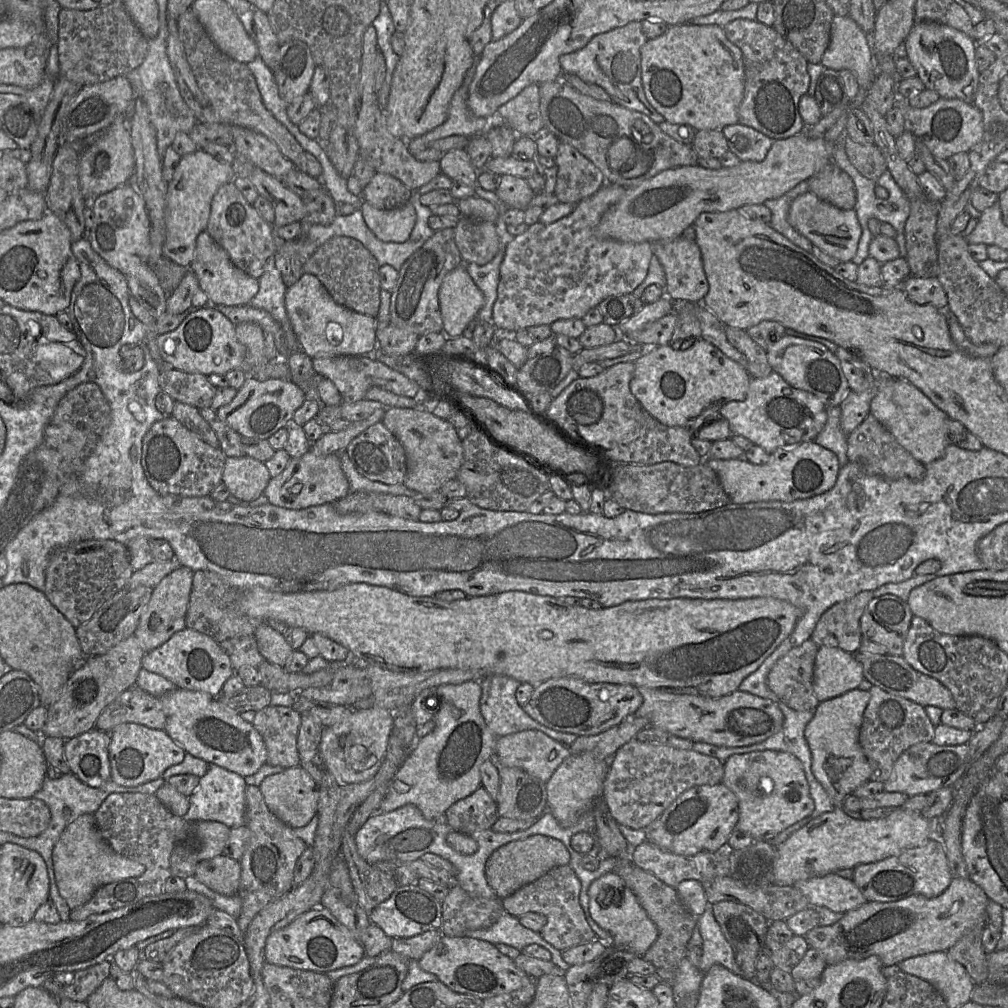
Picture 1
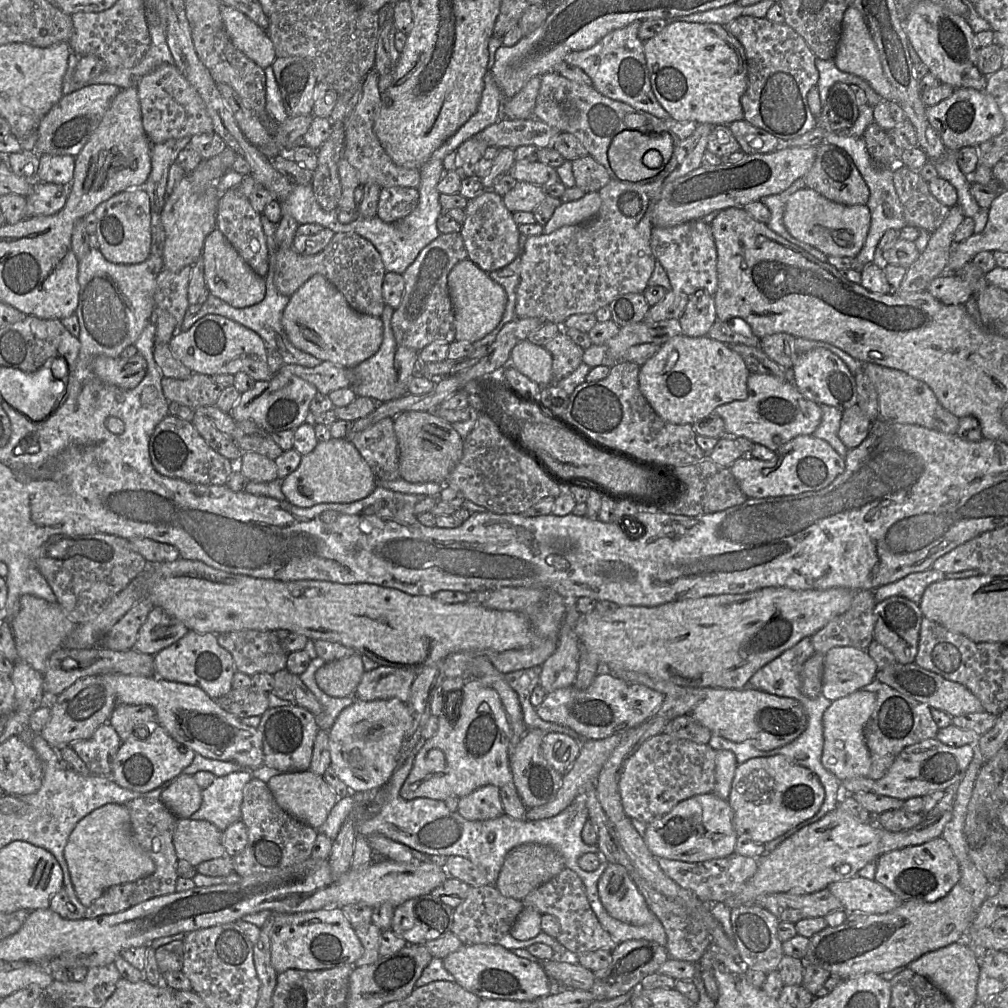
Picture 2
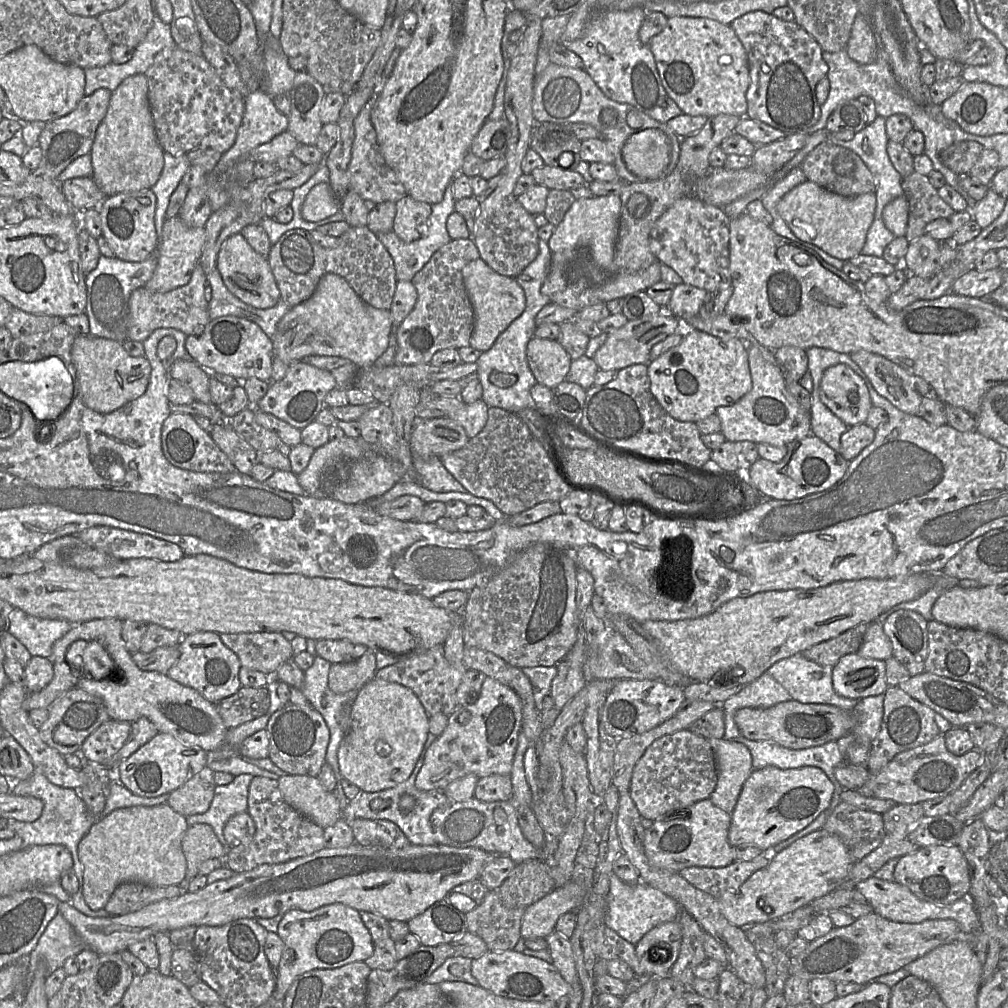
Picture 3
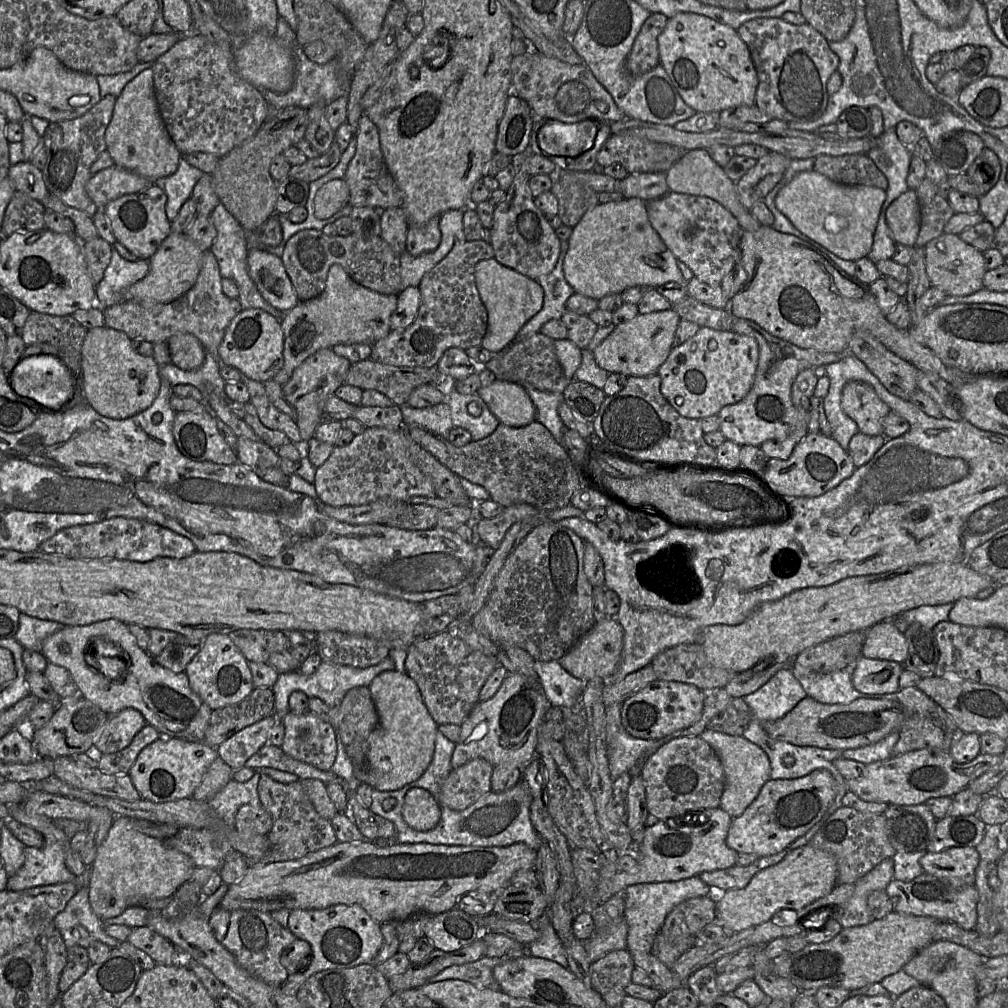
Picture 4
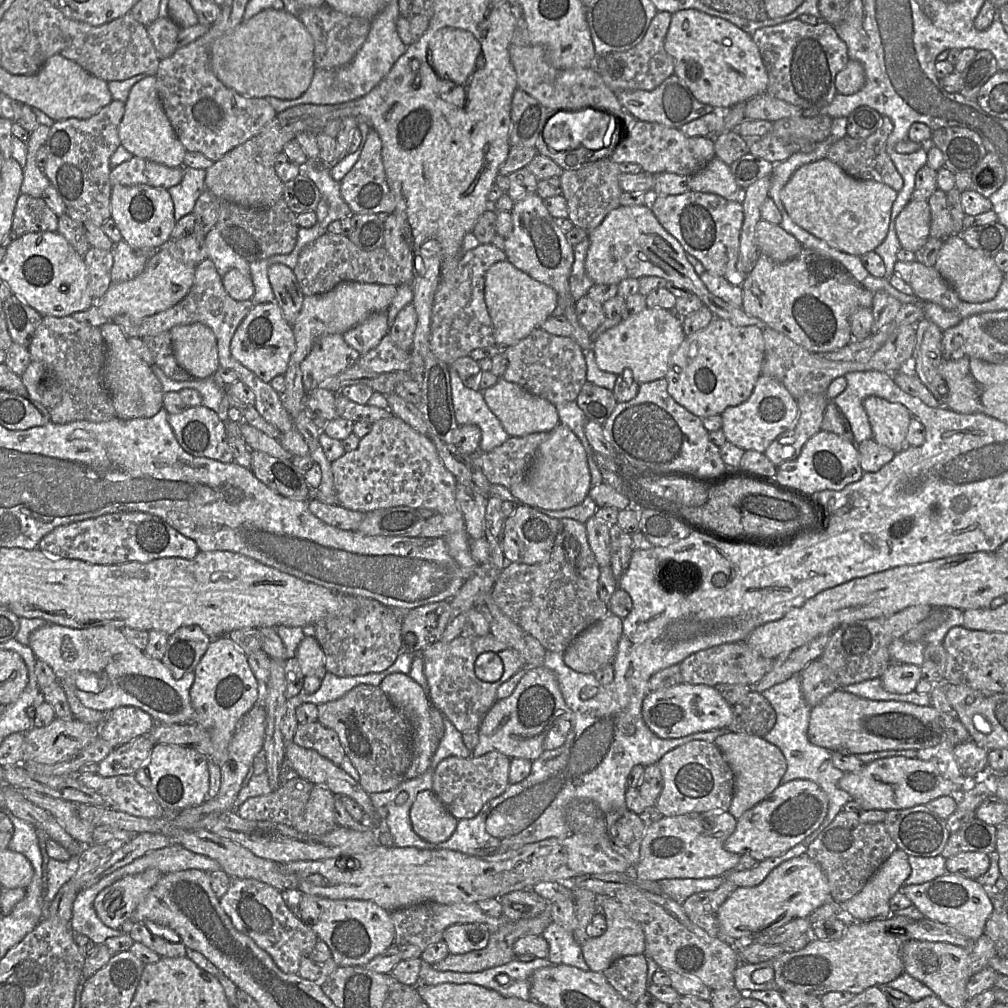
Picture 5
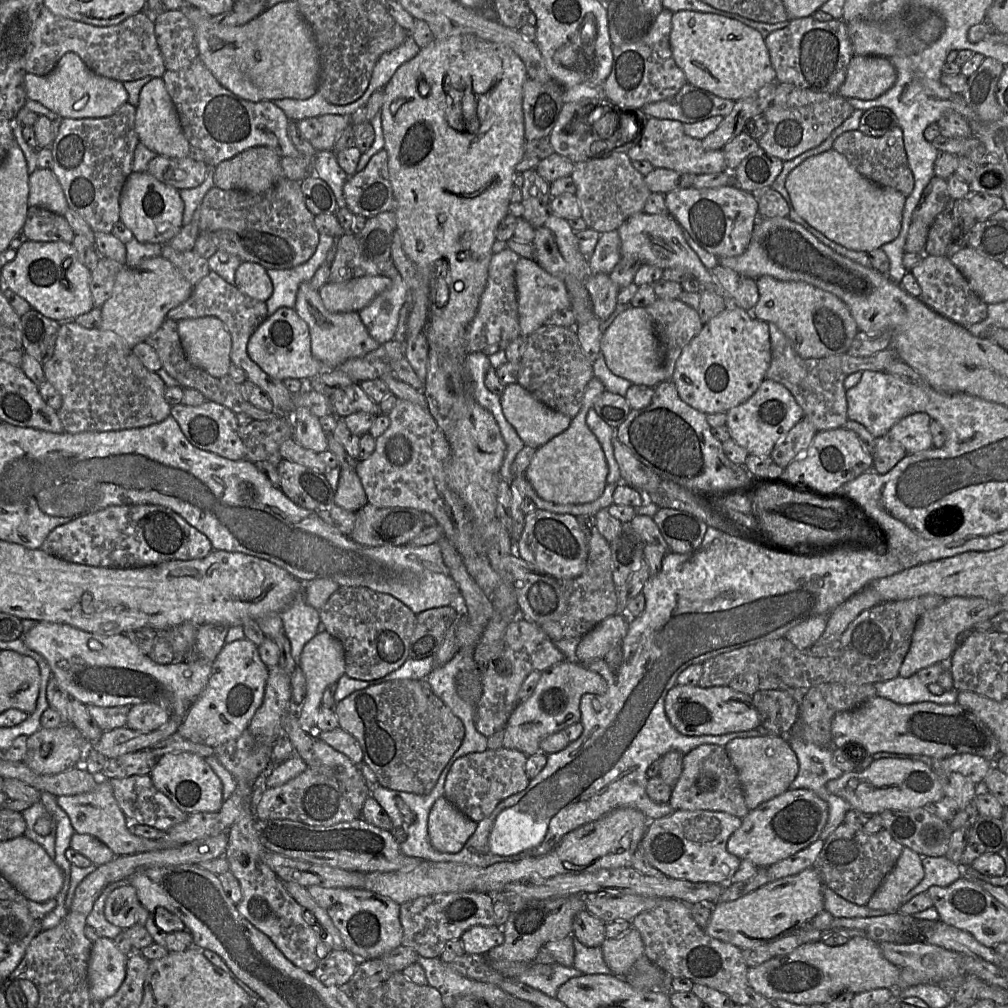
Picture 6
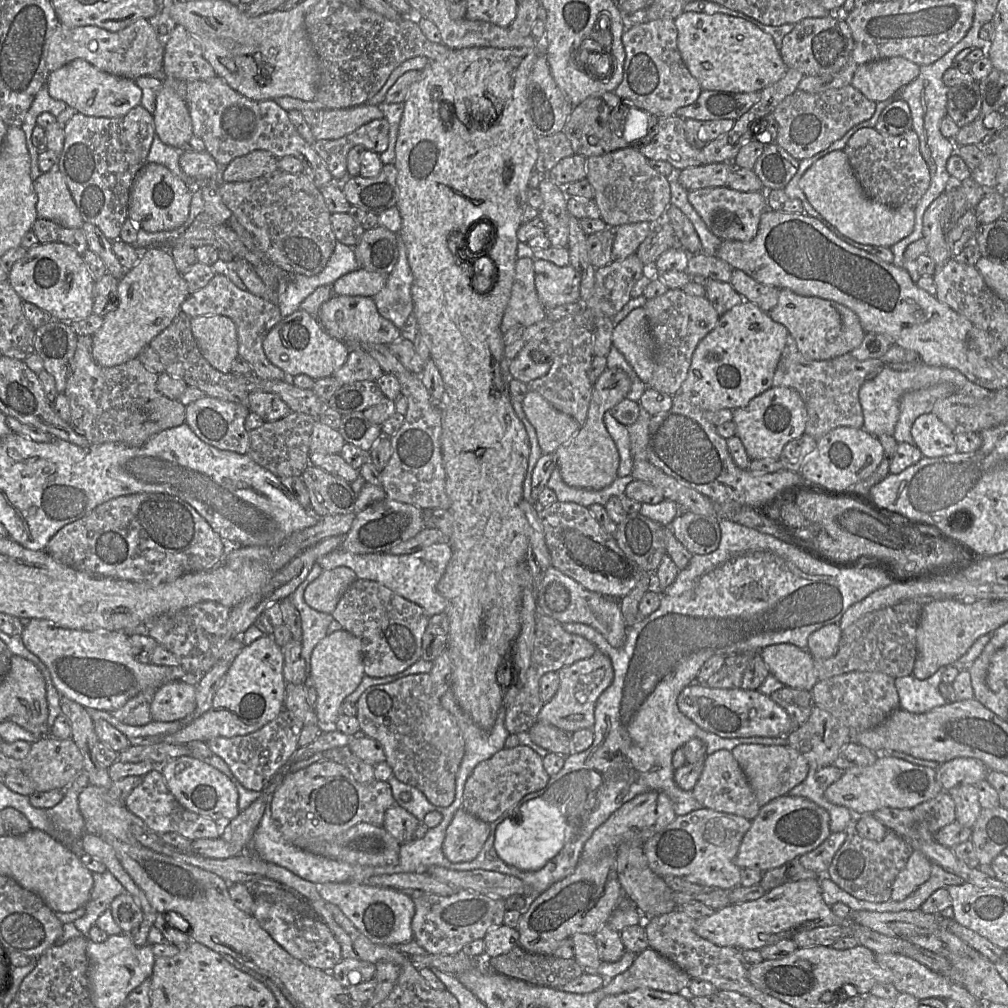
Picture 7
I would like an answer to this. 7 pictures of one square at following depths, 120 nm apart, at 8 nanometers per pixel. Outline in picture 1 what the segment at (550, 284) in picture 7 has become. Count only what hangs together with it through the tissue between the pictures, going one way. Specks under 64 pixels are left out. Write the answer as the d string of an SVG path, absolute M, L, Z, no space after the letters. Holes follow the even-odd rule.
M463 265L443 278L438 298L443 321L442 333L446 337L464 335L485 302L482 291Z

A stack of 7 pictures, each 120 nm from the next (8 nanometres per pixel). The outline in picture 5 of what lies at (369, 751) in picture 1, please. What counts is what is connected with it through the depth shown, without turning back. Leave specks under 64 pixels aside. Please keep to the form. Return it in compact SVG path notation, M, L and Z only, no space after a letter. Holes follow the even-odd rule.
M402 673L387 675L379 688L389 697L393 704L408 718L413 727L413 757L405 773L406 779L413 779L423 774L431 764L432 757L438 747L439 739L431 719L431 710L436 709L428 697L427 692L411 677Z

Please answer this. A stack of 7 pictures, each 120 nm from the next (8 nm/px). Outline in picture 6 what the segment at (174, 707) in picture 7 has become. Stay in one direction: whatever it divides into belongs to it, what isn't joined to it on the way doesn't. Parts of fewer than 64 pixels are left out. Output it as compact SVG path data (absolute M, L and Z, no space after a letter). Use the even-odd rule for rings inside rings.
M140 703L130 707L125 727L131 730L148 732L165 725L171 714L155 703Z

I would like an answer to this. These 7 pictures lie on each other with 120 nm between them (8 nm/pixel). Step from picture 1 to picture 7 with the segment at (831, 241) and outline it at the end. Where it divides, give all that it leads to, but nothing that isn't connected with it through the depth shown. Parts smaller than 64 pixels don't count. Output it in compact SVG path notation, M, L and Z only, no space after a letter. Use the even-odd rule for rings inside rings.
M834 150L815 161L799 180L811 206L837 231L852 240L873 246L891 247L913 231L914 209L893 208L867 197L843 150Z

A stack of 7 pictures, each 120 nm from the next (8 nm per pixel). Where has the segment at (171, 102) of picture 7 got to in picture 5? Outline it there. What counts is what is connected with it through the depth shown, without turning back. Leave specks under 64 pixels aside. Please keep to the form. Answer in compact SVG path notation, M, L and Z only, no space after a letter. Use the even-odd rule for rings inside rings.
M146 76L133 85L125 102L125 113L119 125L119 138L134 157L143 158L168 167L181 167L186 149L178 139L161 104L156 76Z

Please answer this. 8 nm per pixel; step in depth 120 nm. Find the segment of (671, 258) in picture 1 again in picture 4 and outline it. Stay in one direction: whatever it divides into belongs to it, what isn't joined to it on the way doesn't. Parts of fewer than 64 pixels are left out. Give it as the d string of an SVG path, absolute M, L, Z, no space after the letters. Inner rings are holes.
M671 191L646 203L652 227L675 257L687 265L699 281L720 285L739 260L742 229L733 214L711 198Z

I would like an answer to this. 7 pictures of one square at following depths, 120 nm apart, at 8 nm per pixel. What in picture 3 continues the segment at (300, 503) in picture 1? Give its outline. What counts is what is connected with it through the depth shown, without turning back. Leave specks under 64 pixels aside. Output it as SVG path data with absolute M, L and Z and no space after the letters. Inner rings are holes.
M344 436L339 440L329 441L316 449L305 470L297 476L298 482L305 490L306 495L313 496L316 494L321 486L323 473L342 459L353 461L353 465L347 480L336 486L331 492L331 496L328 496L333 500L344 504L361 504L382 496L400 481L400 473L397 472L397 461L391 461L376 453L360 437L350 438Z

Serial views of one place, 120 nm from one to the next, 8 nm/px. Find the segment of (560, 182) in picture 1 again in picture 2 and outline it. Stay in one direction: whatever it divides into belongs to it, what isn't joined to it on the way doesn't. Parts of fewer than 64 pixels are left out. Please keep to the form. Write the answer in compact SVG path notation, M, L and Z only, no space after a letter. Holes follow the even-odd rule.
M589 155L572 161L571 166L575 187L586 193L598 192L611 180L605 167Z

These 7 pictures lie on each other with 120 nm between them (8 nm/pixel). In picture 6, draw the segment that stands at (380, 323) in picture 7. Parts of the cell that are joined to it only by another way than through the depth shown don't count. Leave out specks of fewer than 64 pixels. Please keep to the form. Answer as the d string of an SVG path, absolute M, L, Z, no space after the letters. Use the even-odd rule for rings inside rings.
M309 282L299 286L294 310L307 323L312 354L325 369L336 369L348 359L364 356L380 346L369 334L359 312L335 313L327 310L319 292Z

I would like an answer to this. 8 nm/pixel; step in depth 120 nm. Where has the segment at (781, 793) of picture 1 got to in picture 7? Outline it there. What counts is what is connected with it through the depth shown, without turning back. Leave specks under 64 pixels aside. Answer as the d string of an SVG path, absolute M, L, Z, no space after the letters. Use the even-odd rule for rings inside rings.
M783 795L761 806L743 836L735 863L740 868L765 872L797 859L818 847L829 835L830 816L813 801L801 796Z

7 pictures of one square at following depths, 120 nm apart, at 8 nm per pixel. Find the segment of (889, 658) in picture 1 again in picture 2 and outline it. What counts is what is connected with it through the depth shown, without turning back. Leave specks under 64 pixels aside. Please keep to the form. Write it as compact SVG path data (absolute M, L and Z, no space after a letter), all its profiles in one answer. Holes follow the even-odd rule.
M895 662L883 669L878 669L875 680L888 685L902 695L928 705L930 708L946 712L951 717L985 712L980 700L964 685L947 680L915 663L900 664Z

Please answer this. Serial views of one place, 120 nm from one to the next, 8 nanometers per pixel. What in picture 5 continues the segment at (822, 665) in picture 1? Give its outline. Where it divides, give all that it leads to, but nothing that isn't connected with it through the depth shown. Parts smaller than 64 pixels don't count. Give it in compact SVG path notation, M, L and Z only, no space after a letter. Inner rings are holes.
M891 663L879 678L883 688L894 694L908 694L922 679L920 667L912 664Z

